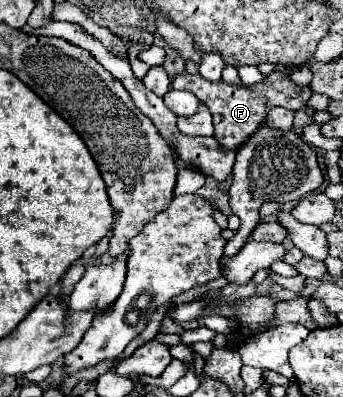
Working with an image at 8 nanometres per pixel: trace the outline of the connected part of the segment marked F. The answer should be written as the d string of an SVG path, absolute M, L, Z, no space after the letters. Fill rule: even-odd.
M276 64L276 70L268 74L260 84L248 84L242 88L234 88L234 84L226 84L224 80L210 82L210 80L204 80L200 74L190 74L186 70L174 78L172 86L176 90L188 90L196 94L196 98L212 110L214 138L226 150L238 150L248 140L248 136L252 136L254 130L258 130L258 126L266 120L266 114L270 108L282 106L286 110L296 112L304 108L308 98L312 96L312 90L308 86L298 86L290 80L290 66L286 64Z

